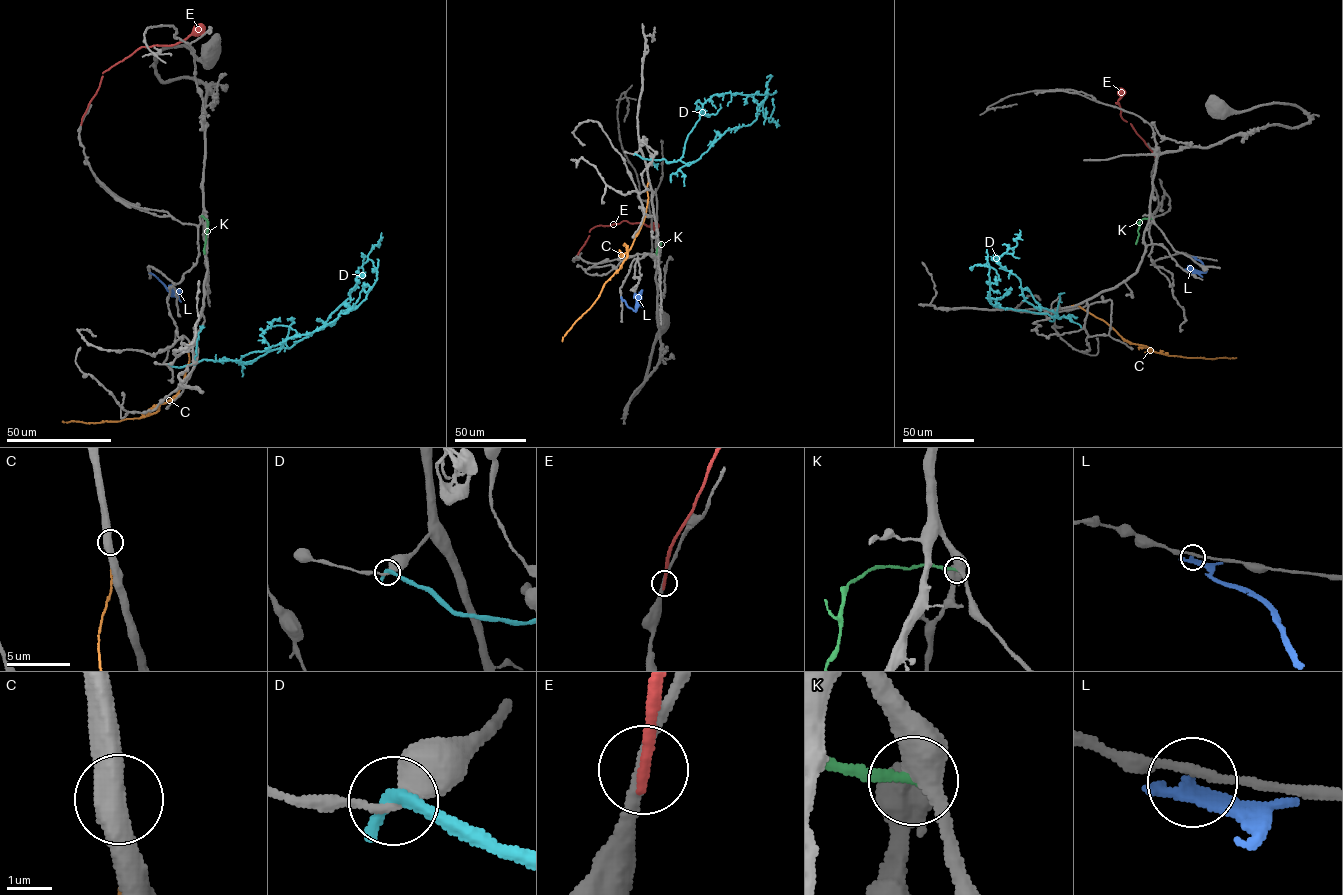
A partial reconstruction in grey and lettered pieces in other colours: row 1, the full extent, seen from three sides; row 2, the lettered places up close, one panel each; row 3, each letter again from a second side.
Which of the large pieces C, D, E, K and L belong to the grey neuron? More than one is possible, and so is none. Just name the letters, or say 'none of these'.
none of these

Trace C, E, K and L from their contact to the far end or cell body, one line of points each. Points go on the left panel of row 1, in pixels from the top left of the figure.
C: (189, 345), (189, 360), (178, 392), (161, 403), (155, 413), (120, 421), (62, 421)
E: (81, 124), (104, 72), (141, 47), (173, 45), (191, 35), (198, 35), (204, 26)
K: (202, 217), (206, 220), (204, 253)
L: (149, 272), (173, 295), (180, 290)

